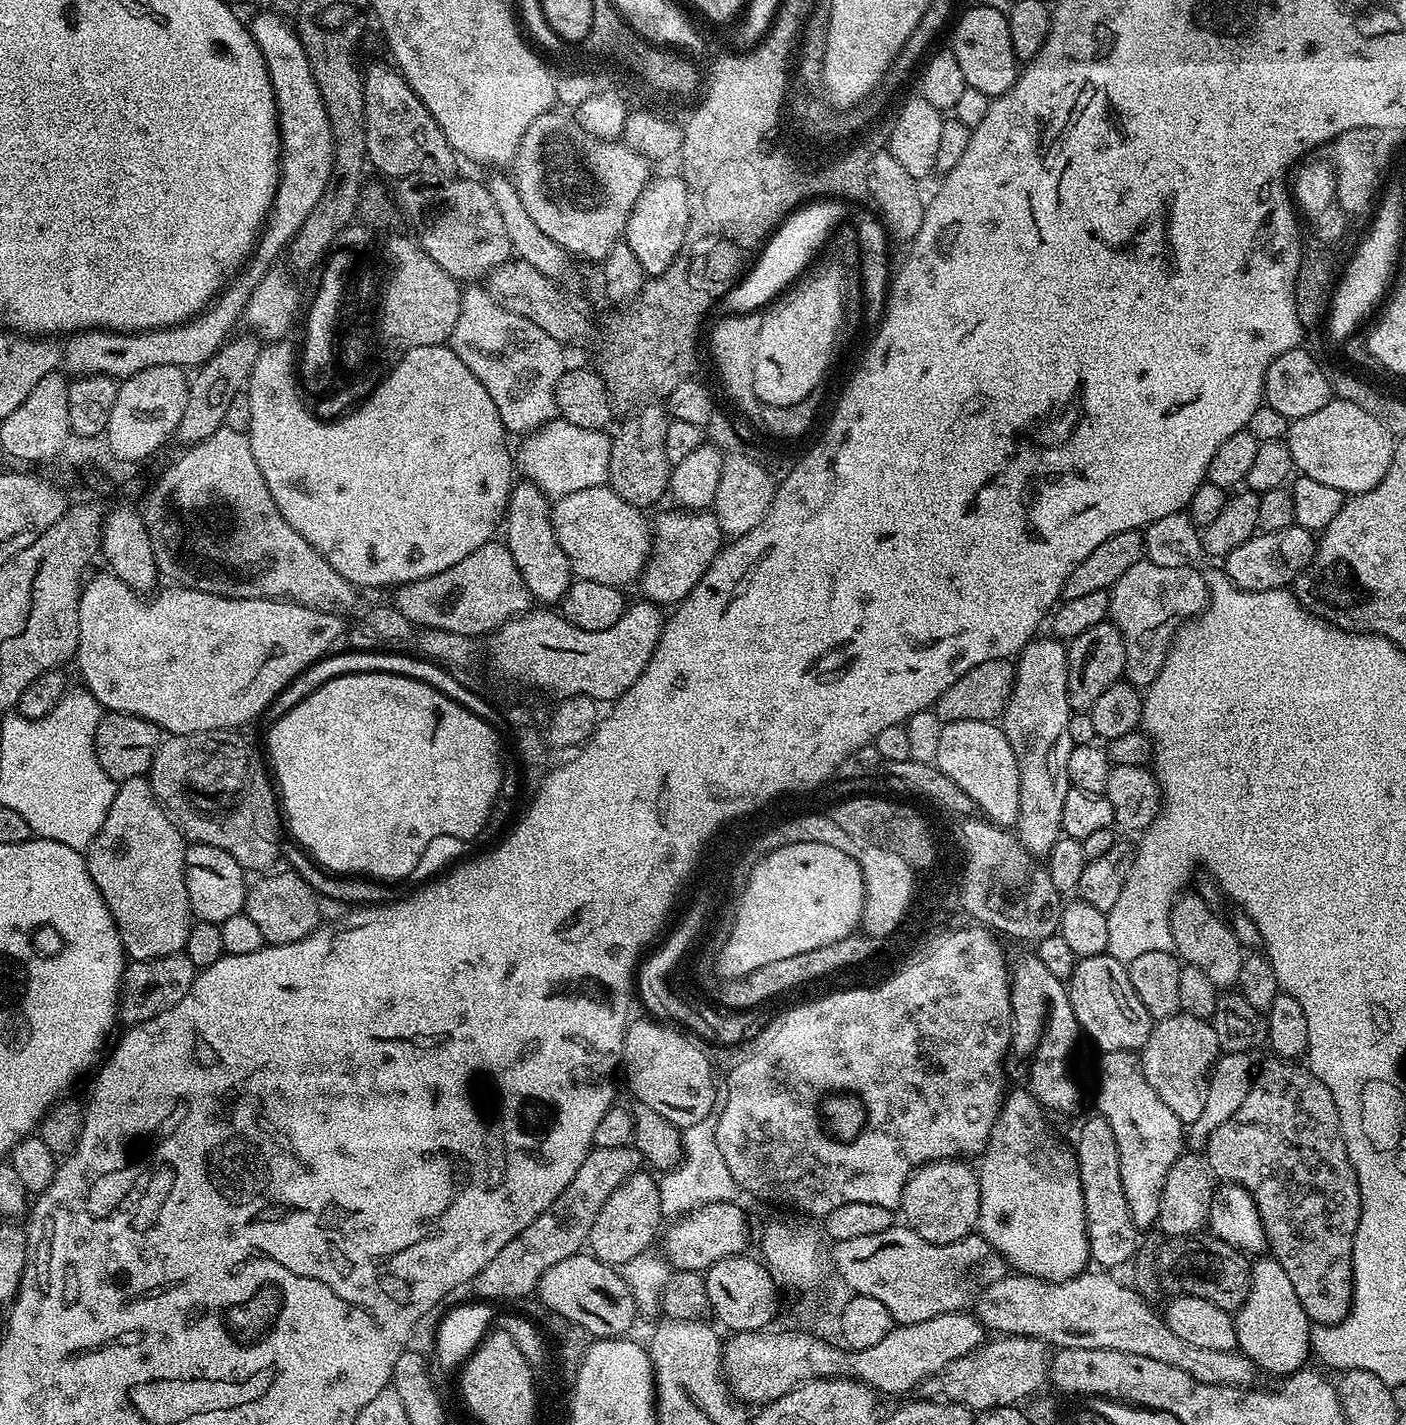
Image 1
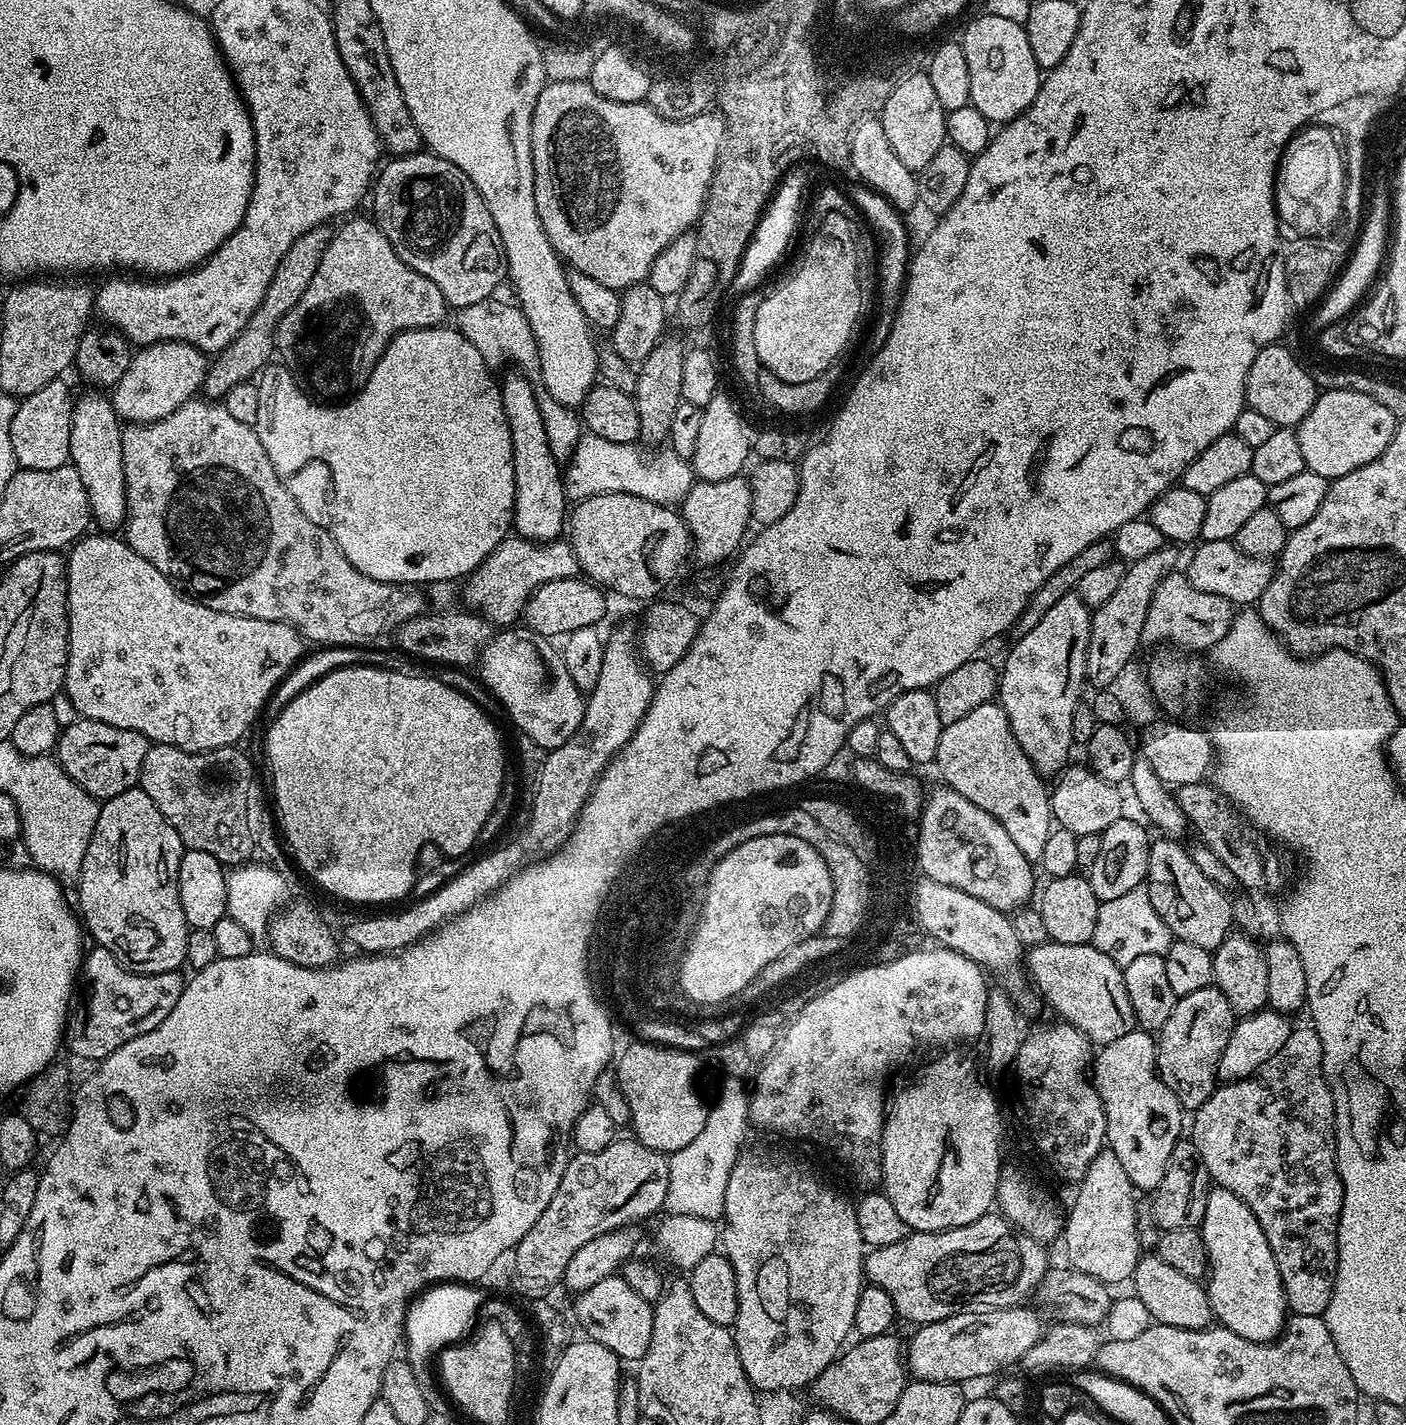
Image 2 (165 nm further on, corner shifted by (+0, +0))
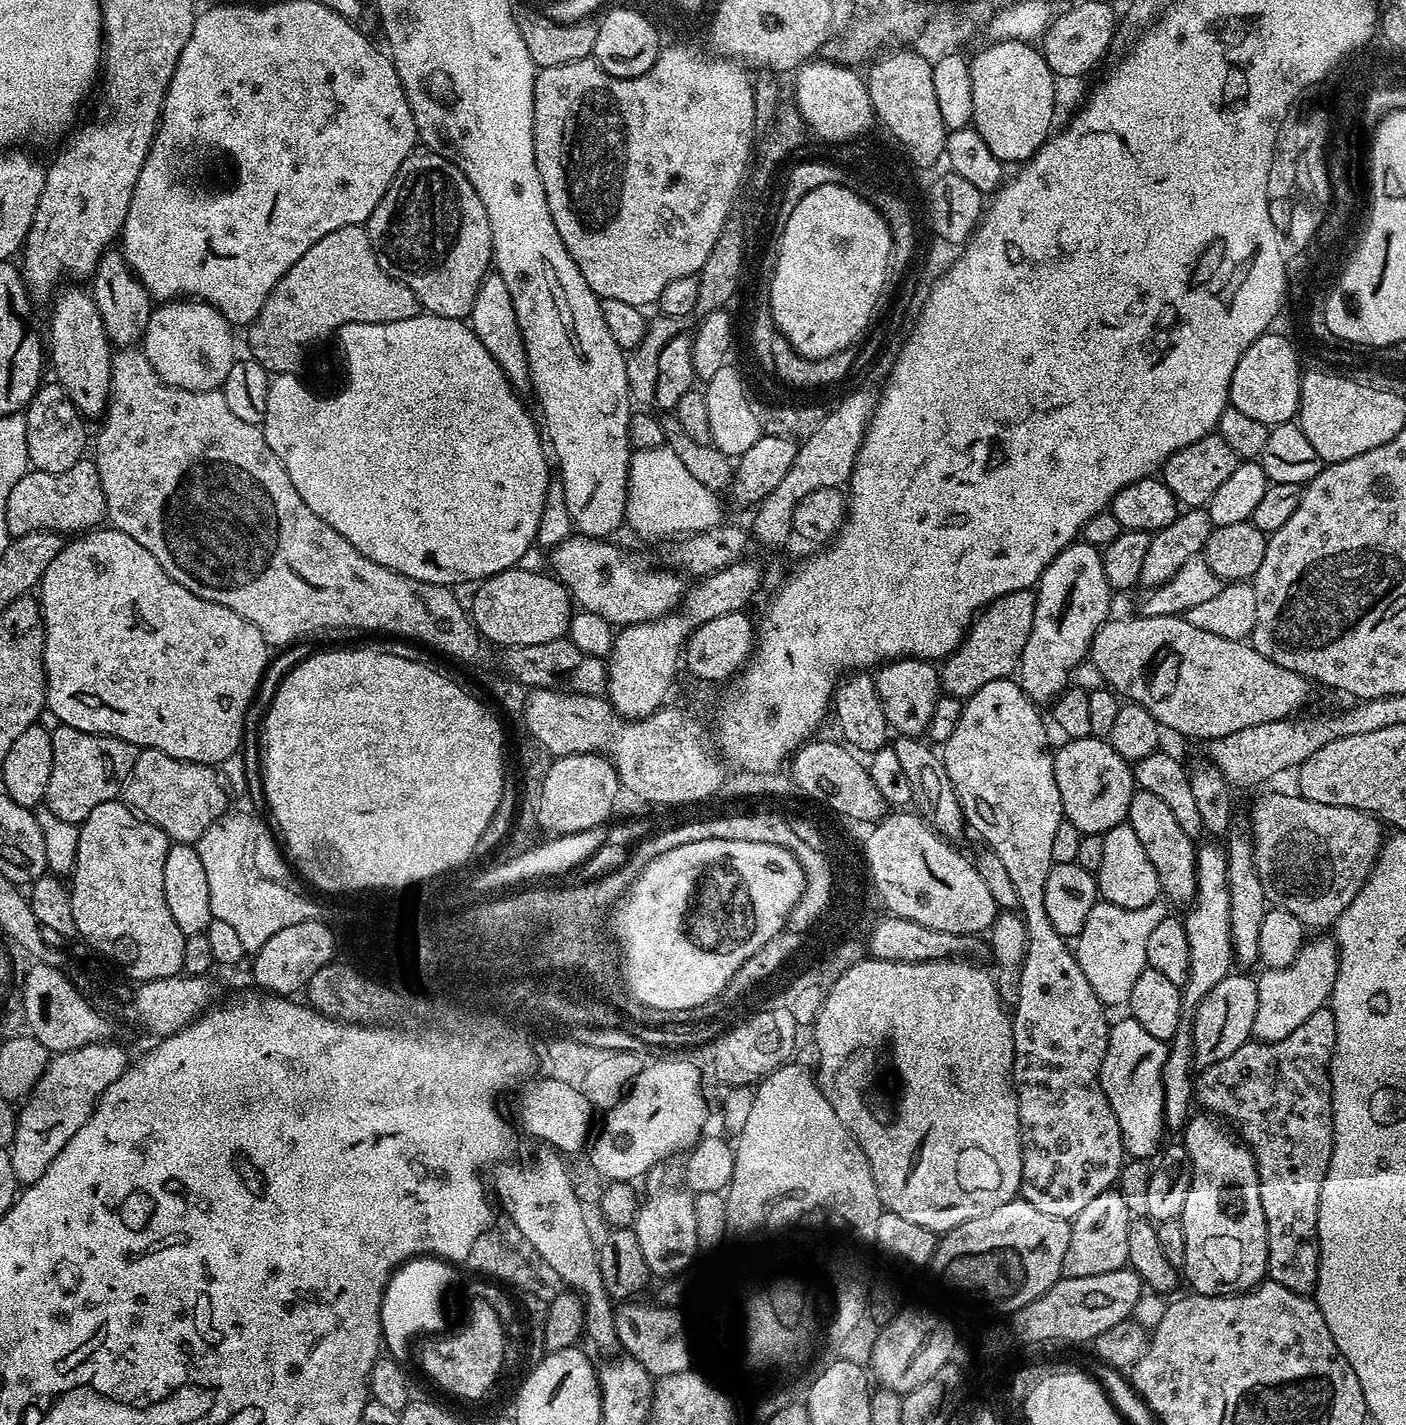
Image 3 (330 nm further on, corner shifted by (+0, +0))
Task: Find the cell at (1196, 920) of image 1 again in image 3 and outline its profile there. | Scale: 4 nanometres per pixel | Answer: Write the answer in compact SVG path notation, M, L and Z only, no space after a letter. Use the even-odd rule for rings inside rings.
M1143 790L1133 791L1130 798L1130 810L1126 821L1138 834L1142 846L1146 846L1146 854L1150 862L1154 862L1154 870L1158 870L1160 886L1165 897L1169 896L1176 904L1191 905L1196 898L1196 849L1193 837L1178 826L1174 813L1168 809L1166 802L1155 794Z

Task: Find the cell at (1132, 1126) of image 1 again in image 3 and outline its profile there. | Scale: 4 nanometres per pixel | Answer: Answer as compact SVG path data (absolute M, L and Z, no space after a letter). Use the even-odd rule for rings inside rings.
M1125 1018L1117 1024L1115 1021L1109 1027L1099 1082L1110 1102L1110 1110L1114 1110L1114 1118L1118 1118L1118 1130L1122 1134L1125 1153L1137 1160L1148 1160L1152 1155L1155 1157L1162 1148L1160 1139L1166 1133L1162 1070L1168 1049L1165 1041L1154 1038L1154 1034L1138 1026L1134 1019Z

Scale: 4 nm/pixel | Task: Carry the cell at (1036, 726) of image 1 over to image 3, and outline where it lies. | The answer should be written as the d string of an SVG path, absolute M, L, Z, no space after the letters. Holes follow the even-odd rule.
M1073 542L1063 548L1040 575L1040 583L1035 589L1035 594L1034 626L1030 626L1030 638L1026 638L1026 650L1022 650L1018 683L1020 689L1031 700L1037 705L1044 706L1055 700L1065 688L1069 687L1073 669L1089 659L1094 634L1109 619L1108 611L1112 608L1114 589L1106 582L1101 549L1083 542Z

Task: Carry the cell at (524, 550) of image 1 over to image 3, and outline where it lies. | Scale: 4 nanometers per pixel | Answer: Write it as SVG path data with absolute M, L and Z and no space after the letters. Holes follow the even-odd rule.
M492 270L478 286L478 294L474 294L474 306L470 317L473 334L490 350L490 358L502 366L502 374L512 384L517 393L527 393L530 388L530 370L526 358L526 346L522 342L522 334L518 330L518 314L514 314L514 302L510 298L510 290L506 282L502 282L499 272Z

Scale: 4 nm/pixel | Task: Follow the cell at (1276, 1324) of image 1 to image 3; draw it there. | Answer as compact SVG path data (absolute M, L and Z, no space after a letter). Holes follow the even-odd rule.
M1211 1114L1193 1115L1182 1129L1182 1143L1192 1159L1192 1181L1190 1182L1190 1194L1186 1194L1186 1206L1179 1216L1182 1222L1182 1230L1186 1230L1186 1258L1182 1265L1182 1276L1188 1279L1188 1284L1193 1293L1198 1296L1230 1296L1238 1292L1246 1292L1255 1288L1265 1279L1268 1270L1268 1227L1266 1226L1266 1214L1262 1210L1262 1194L1260 1193L1260 1175L1256 1169L1256 1156L1252 1149L1240 1139L1235 1131L1227 1132L1217 1117Z

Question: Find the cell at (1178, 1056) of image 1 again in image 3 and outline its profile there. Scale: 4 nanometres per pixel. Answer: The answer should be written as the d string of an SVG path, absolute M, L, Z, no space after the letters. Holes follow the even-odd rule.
M1229 974L1202 998L1191 1017L1192 1050L1197 1061L1207 1066L1222 1058L1230 1058L1238 1046L1249 1043L1254 1026L1254 1014L1258 1014L1258 990L1255 979L1250 975Z

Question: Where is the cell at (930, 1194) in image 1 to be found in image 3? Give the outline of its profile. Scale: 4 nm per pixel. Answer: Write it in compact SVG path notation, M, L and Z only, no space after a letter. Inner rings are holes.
M865 958L850 966L842 973L841 977L834 982L832 988L826 993L817 1011L814 1023L814 1035L816 1034L816 1052L820 1055L820 1072L818 1071L818 1083L822 1094L834 1106L834 1114L842 1118L852 1131L866 1158L870 1162L870 1170L874 1174L874 1182L878 1186L878 1198L881 1205L887 1211L907 1218L909 1222L918 1222L918 1226L926 1226L930 1231L943 1234L951 1228L962 1226L962 1222L970 1222L970 1218L978 1218L986 1214L986 1210L994 1210L998 1206L1006 1206L1006 1202L1017 1199L1020 1190L1020 1179L1022 1178L1022 1150L1020 1149L1020 1119L1018 1118L1018 1098L1016 1088L1012 1085L1012 1063L1014 1054L1014 1034L1012 1033L1012 1018L1009 1009L1003 1000L1000 999L999 990L996 989L996 977L991 971L988 972L980 965L980 962L973 962L968 958L949 958L946 960L926 960L924 962L886 962L885 960L873 960Z

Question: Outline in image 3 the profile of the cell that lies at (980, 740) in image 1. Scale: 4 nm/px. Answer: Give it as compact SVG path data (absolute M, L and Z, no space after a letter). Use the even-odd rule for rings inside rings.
M1015 679L995 680L986 682L982 690L978 690L973 696L964 700L962 718L958 718L958 726L954 726L954 734L942 745L942 759L946 774L953 784L953 790L960 800L961 810L969 829L976 831L985 840L987 847L1006 866L1006 875L1010 882L1014 882L1014 890L1018 894L1020 907L1018 912L1023 917L1025 928L1028 931L1027 952L1021 966L1021 984L1018 986L1018 996L1011 1013L1012 1033L1014 1034L1014 1062L1012 1063L1012 1085L1016 1088L1018 1098L1018 1118L1020 1119L1020 1149L1022 1150L1022 1178L1020 1179L1019 1195L1034 1210L1043 1210L1045 1214L1054 1214L1054 1218L1062 1218L1071 1221L1078 1214L1082 1214L1083 1208L1098 1194L1109 1191L1119 1181L1120 1170L1126 1163L1126 1153L1122 1146L1122 1134L1118 1130L1118 1118L1114 1118L1114 1110L1110 1110L1110 1102L1100 1085L1100 1067L1106 1054L1108 1045L1108 1030L1110 1020L1104 1017L1105 1005L1100 1002L1100 995L1090 986L1086 974L1082 974L1082 966L1076 960L1076 953L1070 947L1069 941L1054 930L1054 922L1046 914L1046 874L1052 869L1052 855L1050 845L1054 843L1054 834L1058 831L1060 821L1064 819L1062 810L1062 798L1058 794L1058 782L1054 782L1054 766L1052 758L1053 749L1048 749L1048 732L1044 729L1044 720L1040 717L1041 709L1037 707L1031 698L1020 689Z

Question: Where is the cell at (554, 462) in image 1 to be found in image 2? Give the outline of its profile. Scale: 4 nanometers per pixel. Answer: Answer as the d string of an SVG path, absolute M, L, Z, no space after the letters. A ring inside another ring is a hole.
M591 434L581 435L572 459L563 473L564 490L573 501L579 502L598 494L626 493L646 498L656 504L672 506L681 503L694 483L694 473L689 461L662 448L656 457L642 452L637 445L606 442Z

